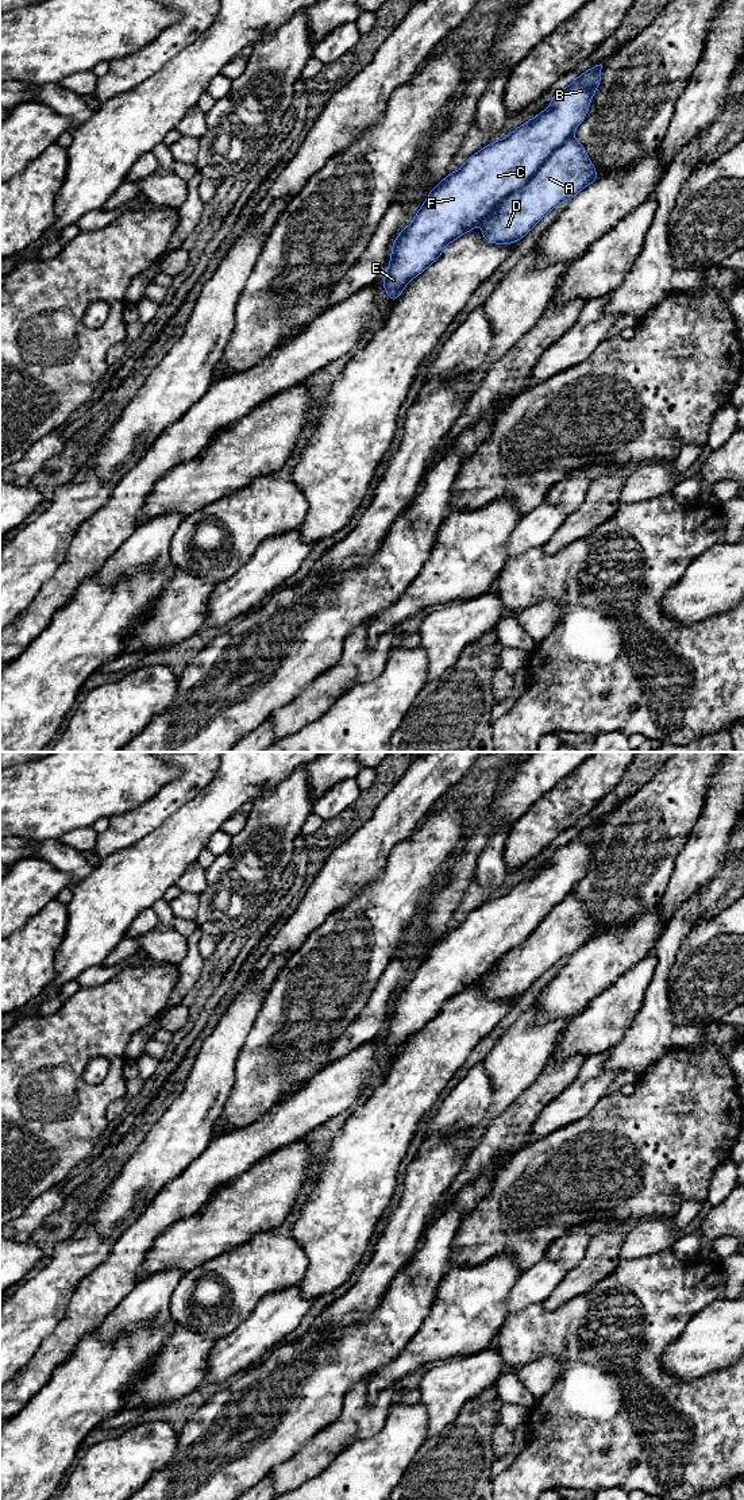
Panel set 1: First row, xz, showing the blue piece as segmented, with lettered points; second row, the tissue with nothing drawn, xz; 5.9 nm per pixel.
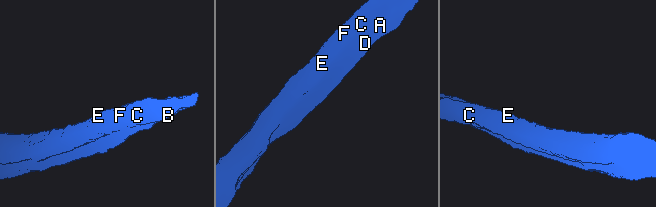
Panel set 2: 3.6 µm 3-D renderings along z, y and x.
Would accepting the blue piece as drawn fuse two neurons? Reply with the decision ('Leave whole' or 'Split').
Leave whole

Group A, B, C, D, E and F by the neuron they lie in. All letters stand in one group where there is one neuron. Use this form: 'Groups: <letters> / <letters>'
Groups: A B C D E F

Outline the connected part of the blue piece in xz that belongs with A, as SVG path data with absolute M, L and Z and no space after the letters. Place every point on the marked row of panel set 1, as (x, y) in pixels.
M601 65L581 74L566 89L555 93L551 105L510 135L491 142L455 173L450 173L421 204L410 225L392 247L388 273L382 279L389 300L396 301L408 282L442 255L454 239L475 228L482 220L482 235L489 243L510 244L550 213L559 203L571 200L598 180L583 146L573 138L583 122L593 93L601 80Z

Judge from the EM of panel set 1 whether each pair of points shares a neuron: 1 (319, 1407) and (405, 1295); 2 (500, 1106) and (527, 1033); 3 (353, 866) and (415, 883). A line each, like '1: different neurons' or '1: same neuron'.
1: same neuron
2: same neuron
3: different neurons

